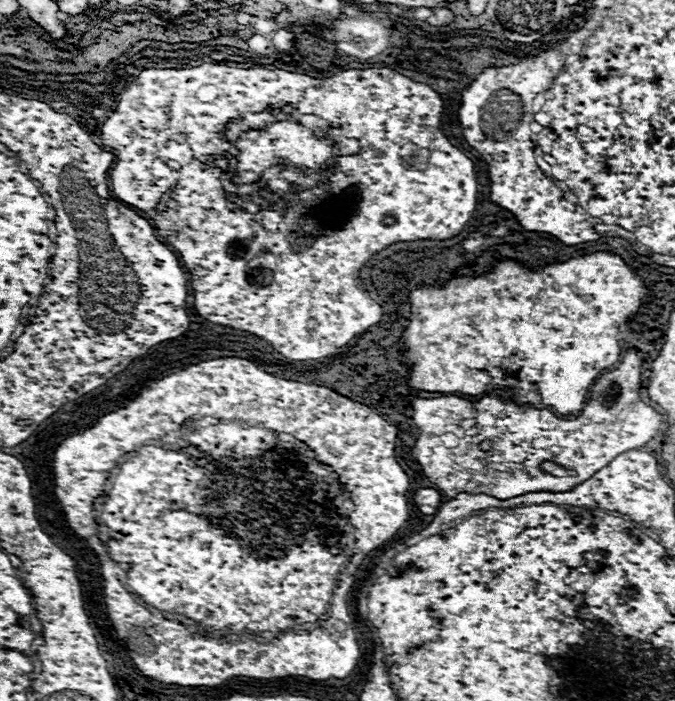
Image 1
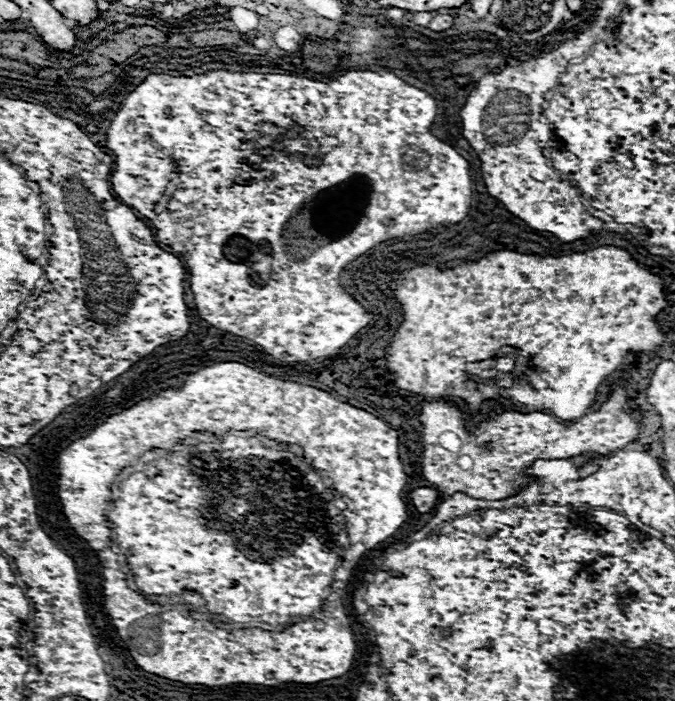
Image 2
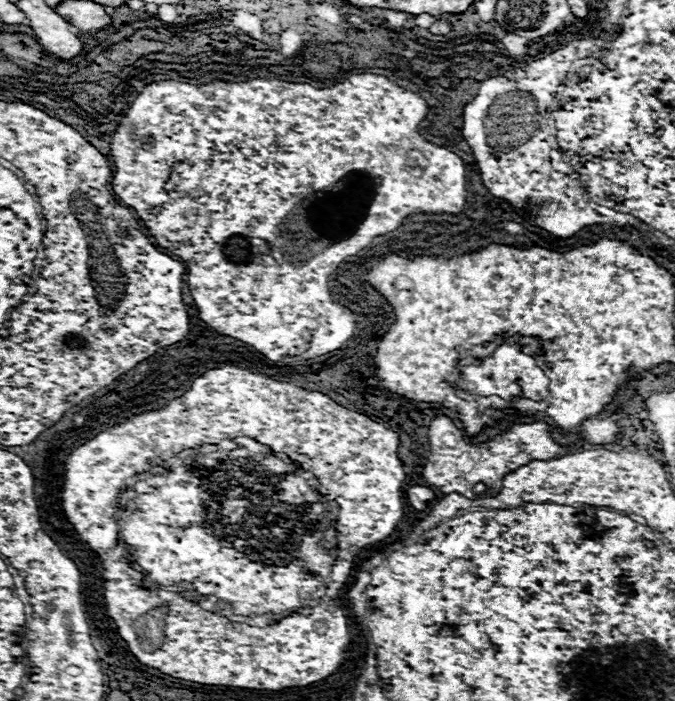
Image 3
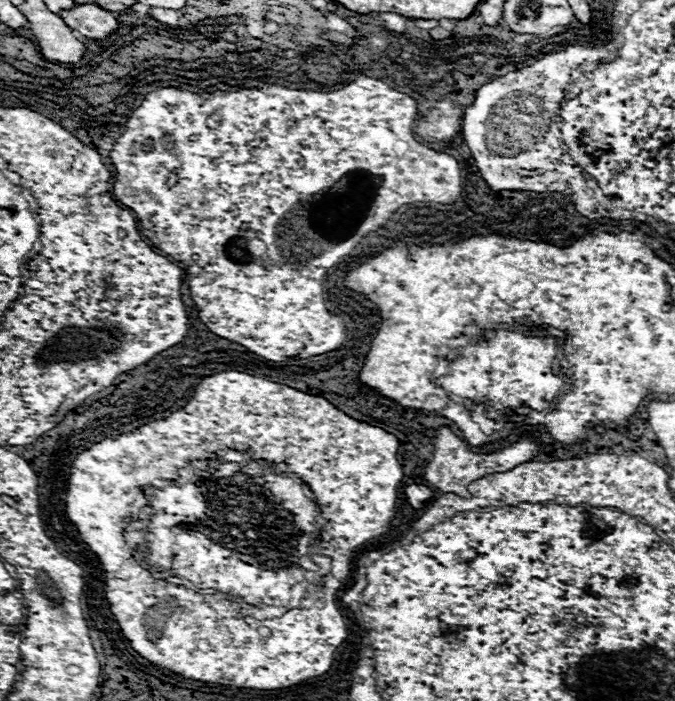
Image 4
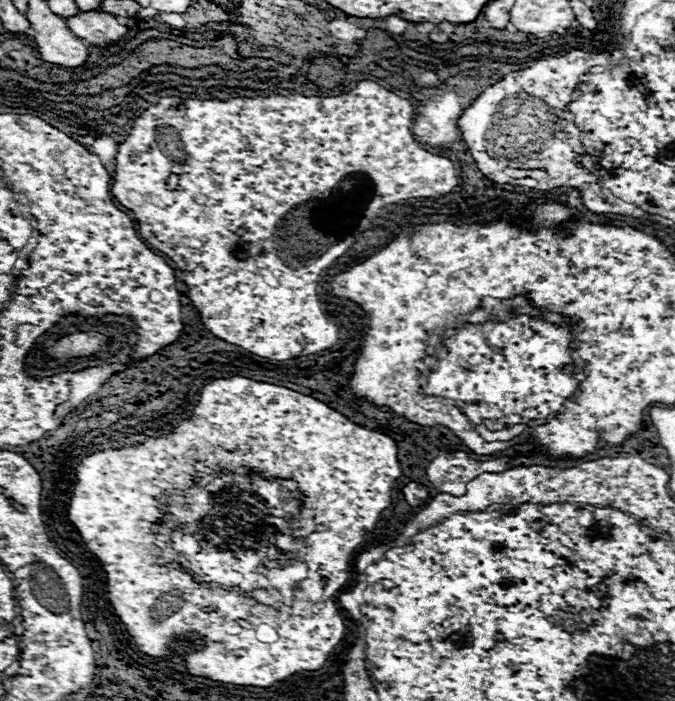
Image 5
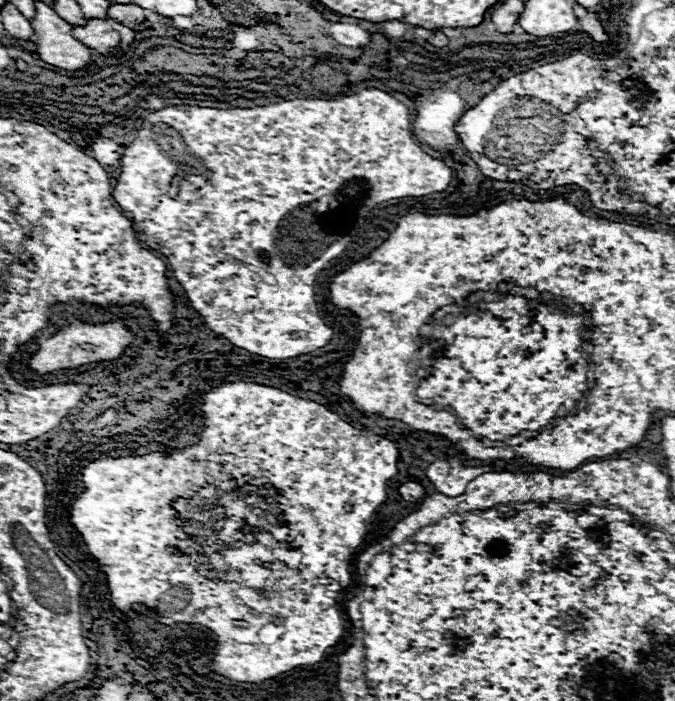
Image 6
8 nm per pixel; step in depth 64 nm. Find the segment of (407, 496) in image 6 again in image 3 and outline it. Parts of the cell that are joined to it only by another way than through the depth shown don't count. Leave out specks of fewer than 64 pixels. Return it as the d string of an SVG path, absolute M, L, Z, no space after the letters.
M412 486L406 490L408 494L408 500L410 504L416 508L416 510L424 510L428 506L428 500L432 502L434 500L434 490L426 488L426 486Z

